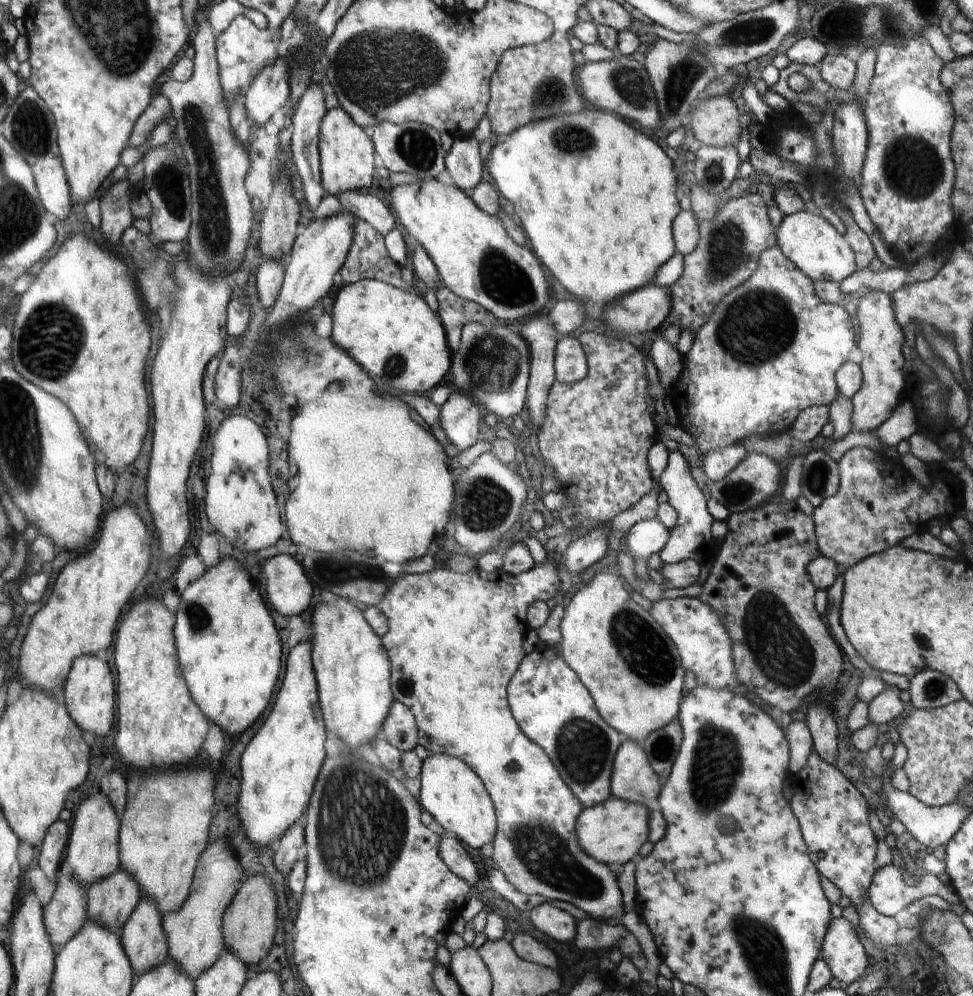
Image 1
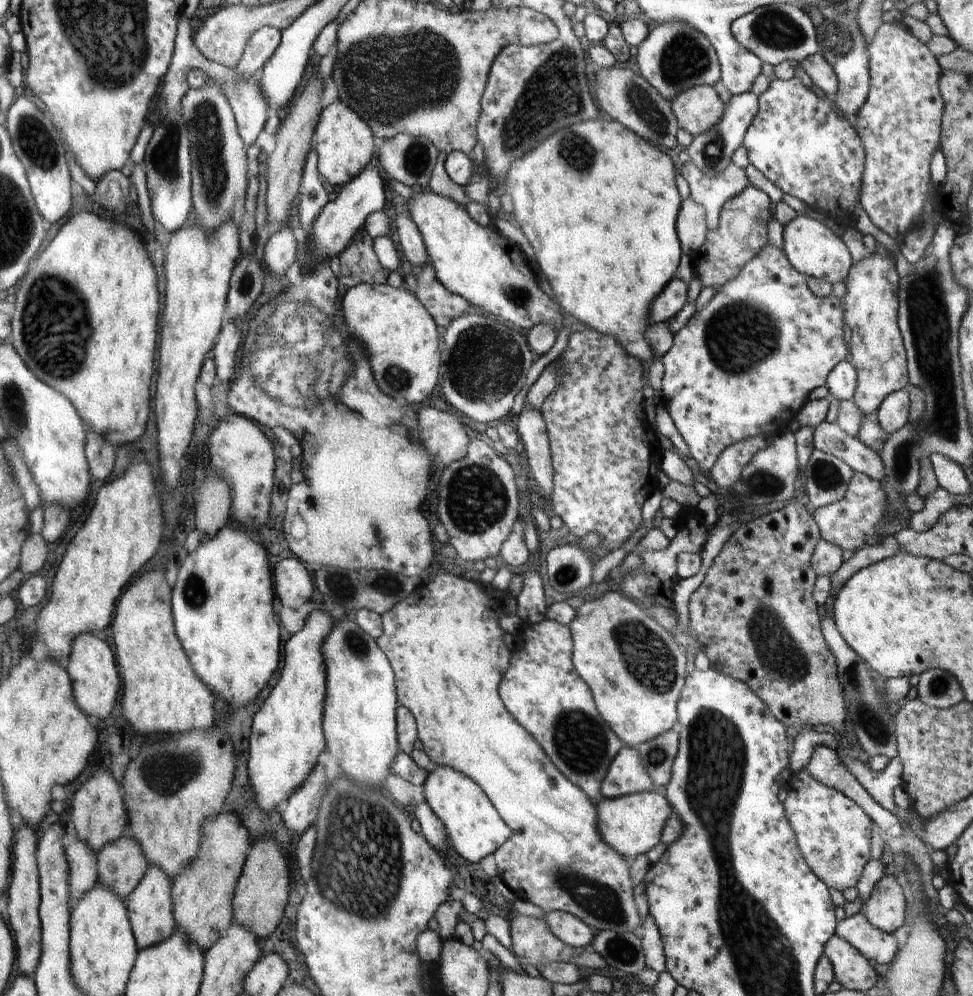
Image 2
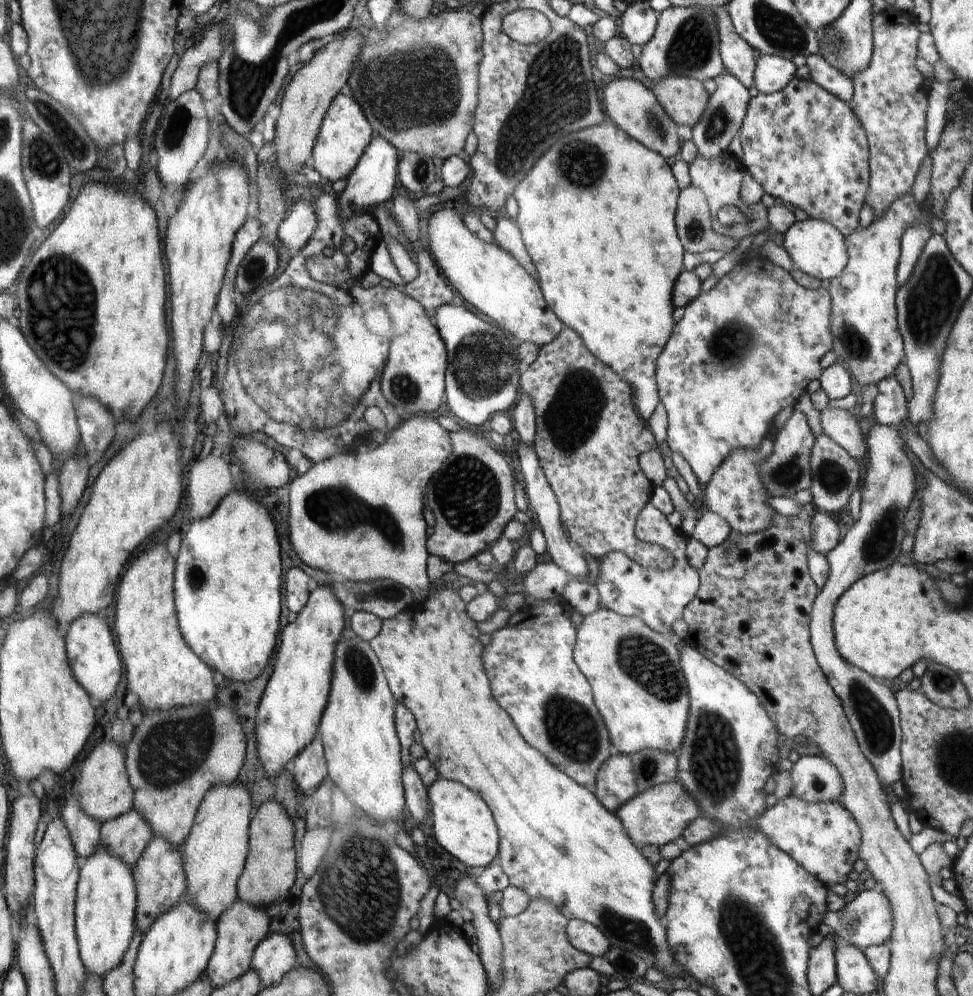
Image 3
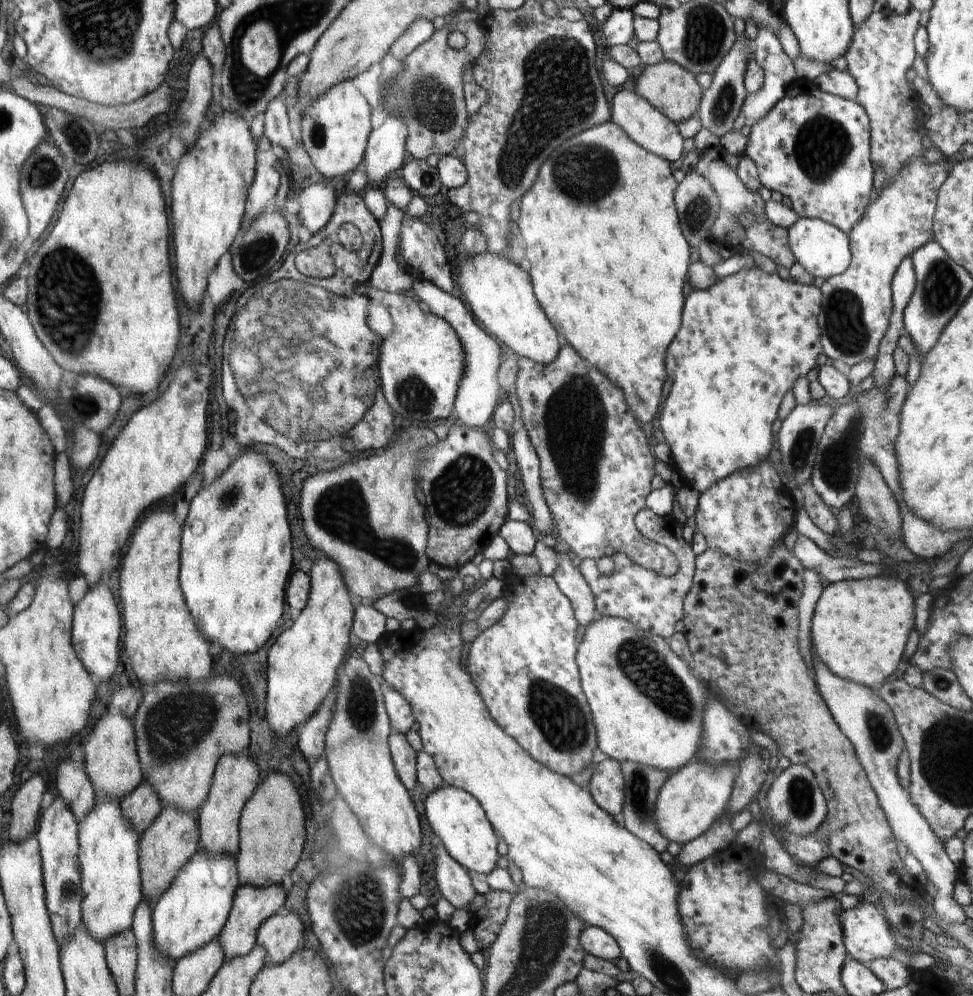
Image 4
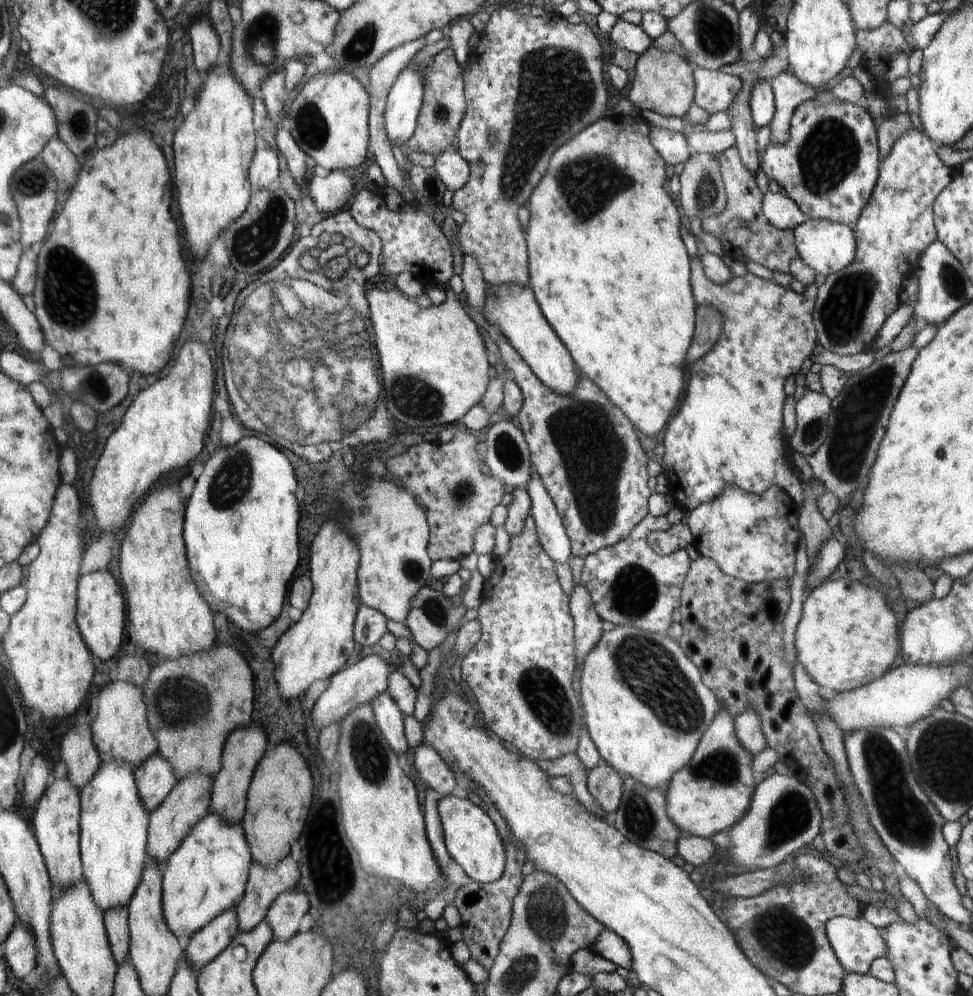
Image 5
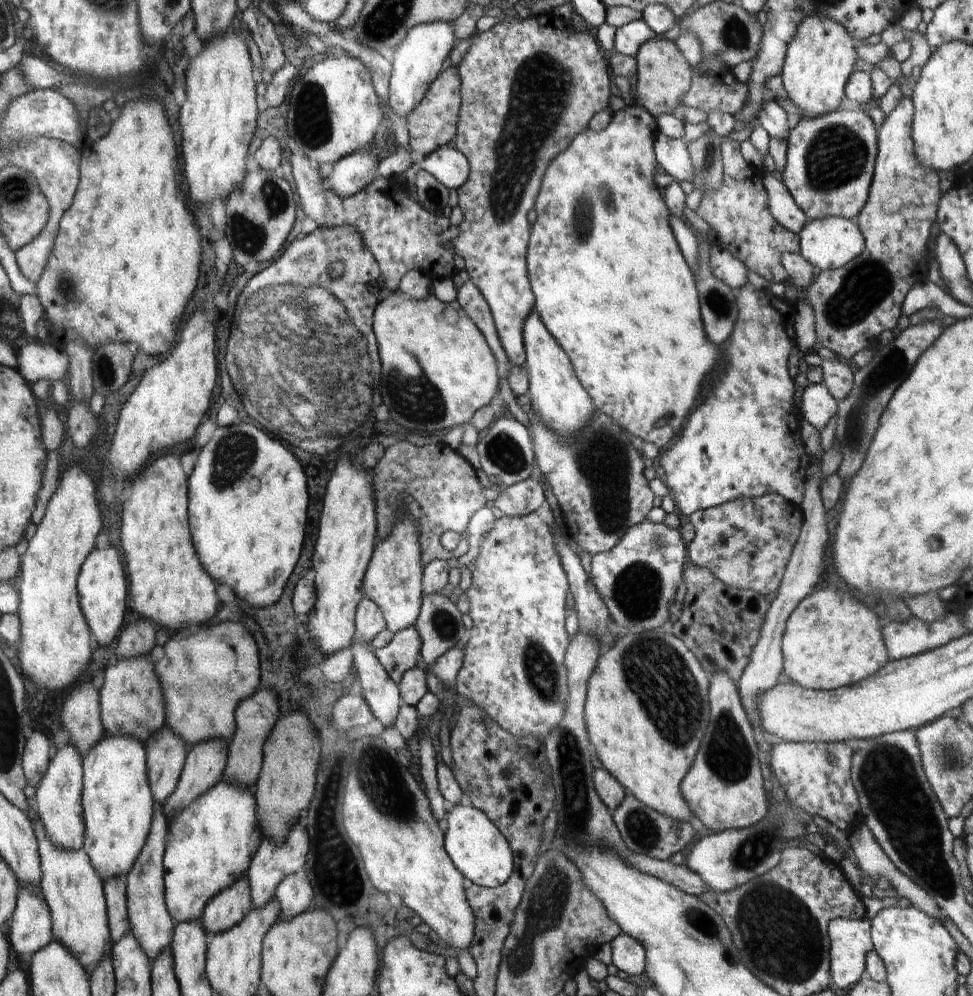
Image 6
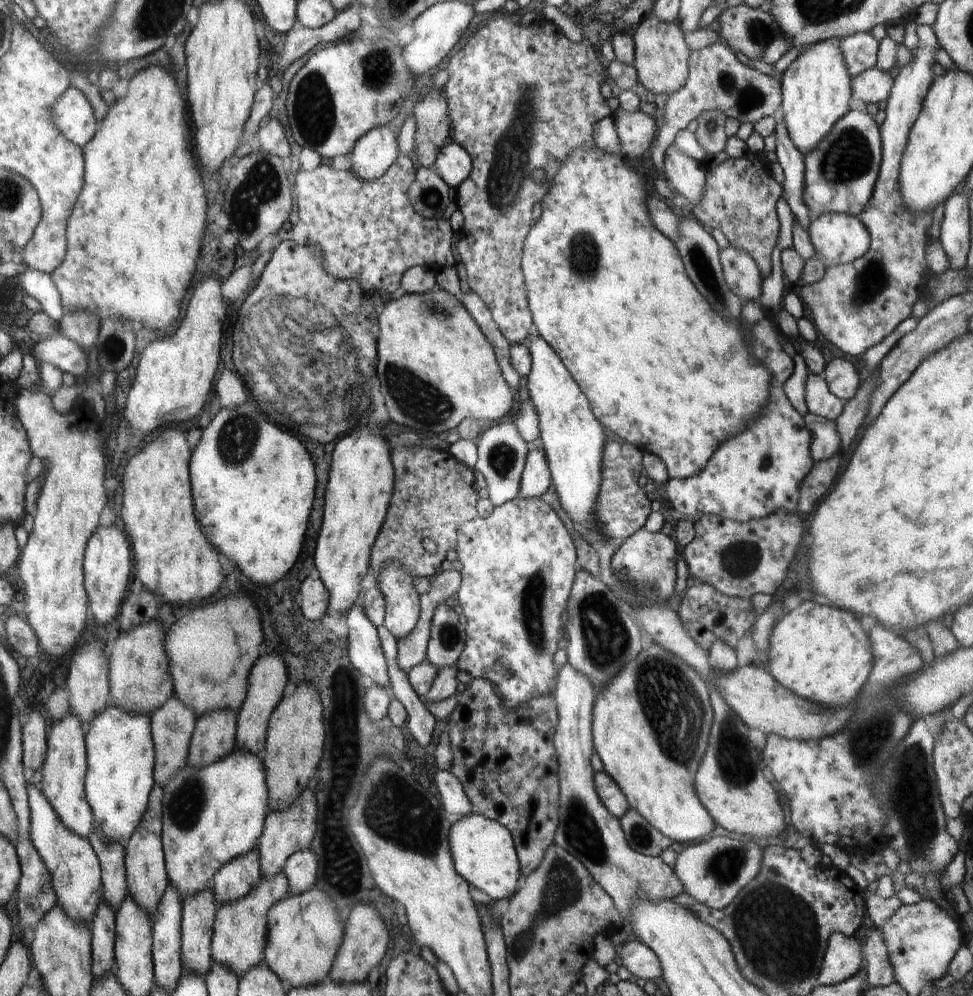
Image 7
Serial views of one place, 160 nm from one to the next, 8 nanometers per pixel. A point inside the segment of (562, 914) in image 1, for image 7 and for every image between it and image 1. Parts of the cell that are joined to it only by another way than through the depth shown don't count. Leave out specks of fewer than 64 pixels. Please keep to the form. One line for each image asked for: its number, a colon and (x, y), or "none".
2: (570, 930)
3: (587, 938)
4: (595, 941)
5: (609, 945)
6: (628, 955)
7: (641, 961)

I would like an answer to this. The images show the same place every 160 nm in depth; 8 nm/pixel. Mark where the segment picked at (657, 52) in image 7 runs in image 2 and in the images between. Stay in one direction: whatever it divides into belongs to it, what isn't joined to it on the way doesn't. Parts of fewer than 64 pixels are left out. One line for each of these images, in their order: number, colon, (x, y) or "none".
2: (697, 109)
3: (684, 98)
4: (673, 90)
5: (663, 83)
6: (664, 75)

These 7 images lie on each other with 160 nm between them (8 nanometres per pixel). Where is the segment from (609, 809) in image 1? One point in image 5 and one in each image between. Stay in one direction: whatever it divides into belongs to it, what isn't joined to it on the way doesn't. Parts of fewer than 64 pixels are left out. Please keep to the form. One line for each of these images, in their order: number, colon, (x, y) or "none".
2: (631, 825)
3: (658, 815)
4: (689, 802)
5: (712, 793)

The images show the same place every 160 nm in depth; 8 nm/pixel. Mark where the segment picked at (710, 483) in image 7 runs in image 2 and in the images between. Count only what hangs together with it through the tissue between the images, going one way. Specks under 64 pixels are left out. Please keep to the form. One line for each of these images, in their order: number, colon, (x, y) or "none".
2: (744, 366)
3: (746, 349)
4: (743, 343)
5: (728, 430)
6: (744, 441)

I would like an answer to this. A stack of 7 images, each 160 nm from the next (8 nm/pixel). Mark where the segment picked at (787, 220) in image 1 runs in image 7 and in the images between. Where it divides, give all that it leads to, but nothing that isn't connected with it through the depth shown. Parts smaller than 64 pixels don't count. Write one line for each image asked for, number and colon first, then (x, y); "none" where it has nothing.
2: (812, 248)
3: (816, 248)
4: (823, 250)
5: (826, 247)
6: (829, 243)
7: (837, 238)

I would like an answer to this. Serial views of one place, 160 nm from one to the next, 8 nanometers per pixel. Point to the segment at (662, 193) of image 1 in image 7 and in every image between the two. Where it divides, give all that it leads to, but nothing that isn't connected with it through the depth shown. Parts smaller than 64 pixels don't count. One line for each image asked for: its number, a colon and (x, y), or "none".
2: (608, 246)
3: (596, 213)
4: (608, 260)
5: (603, 233)
6: (610, 283)
7: (608, 292)

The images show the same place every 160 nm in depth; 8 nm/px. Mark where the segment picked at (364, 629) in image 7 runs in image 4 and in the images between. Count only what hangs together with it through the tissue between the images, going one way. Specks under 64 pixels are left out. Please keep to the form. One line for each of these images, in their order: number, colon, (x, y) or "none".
4: (404, 758)
5: (390, 720)
6: (384, 697)

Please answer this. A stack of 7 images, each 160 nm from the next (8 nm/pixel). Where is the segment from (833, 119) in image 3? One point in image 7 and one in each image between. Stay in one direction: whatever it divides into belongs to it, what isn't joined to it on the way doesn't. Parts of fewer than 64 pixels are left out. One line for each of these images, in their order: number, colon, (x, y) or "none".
4: (813, 147)
5: (829, 165)
6: (830, 160)
7: (840, 173)

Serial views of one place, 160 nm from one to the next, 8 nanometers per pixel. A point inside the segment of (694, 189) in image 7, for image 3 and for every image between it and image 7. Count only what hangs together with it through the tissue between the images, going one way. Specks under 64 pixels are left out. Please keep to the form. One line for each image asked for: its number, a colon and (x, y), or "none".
3: (631, 106)
4: (651, 129)
5: (672, 146)
6: (672, 154)

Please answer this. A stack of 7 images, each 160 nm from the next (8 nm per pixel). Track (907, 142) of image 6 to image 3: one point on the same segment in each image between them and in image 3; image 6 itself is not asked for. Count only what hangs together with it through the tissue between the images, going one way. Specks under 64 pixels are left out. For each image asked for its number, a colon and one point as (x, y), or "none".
3: (866, 337)
4: (857, 305)
5: (896, 226)

